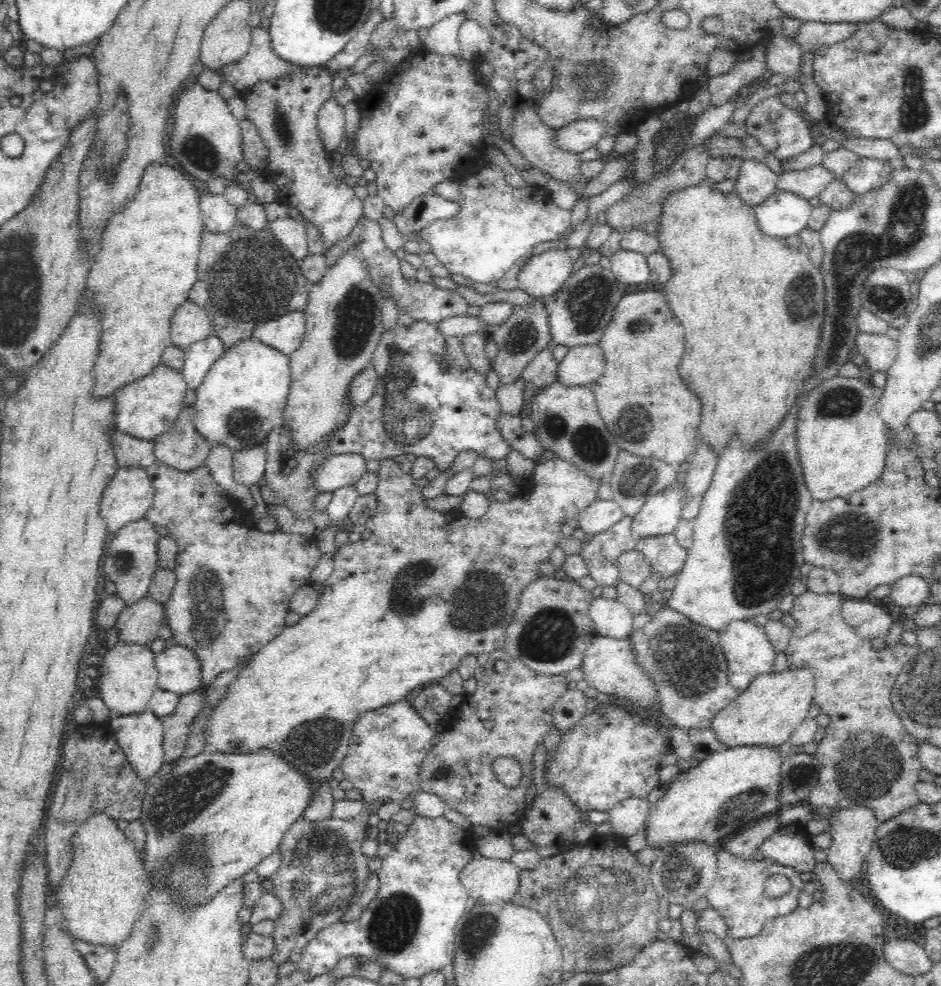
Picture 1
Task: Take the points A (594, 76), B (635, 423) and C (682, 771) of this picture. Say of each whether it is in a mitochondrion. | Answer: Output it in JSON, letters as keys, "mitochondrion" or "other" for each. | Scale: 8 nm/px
{"A":"mitochondrion","B":"mitochondrion","C":"other"}

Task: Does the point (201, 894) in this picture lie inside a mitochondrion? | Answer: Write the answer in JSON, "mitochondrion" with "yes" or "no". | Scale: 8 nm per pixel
{"mitochondrion":"no"}

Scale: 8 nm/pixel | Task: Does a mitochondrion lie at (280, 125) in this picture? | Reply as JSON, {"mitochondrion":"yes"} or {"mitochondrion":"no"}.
{"mitochondrion":"yes"}

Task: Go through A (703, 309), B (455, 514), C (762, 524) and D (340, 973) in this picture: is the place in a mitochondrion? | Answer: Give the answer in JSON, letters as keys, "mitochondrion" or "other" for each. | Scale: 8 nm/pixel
{"A":"other","B":"other","C":"mitochondrion","D":"other"}

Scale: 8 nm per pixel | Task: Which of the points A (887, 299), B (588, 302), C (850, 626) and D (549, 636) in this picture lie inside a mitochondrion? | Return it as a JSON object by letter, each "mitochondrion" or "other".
{"A":"mitochondrion","B":"mitochondrion","C":"other","D":"mitochondrion"}

